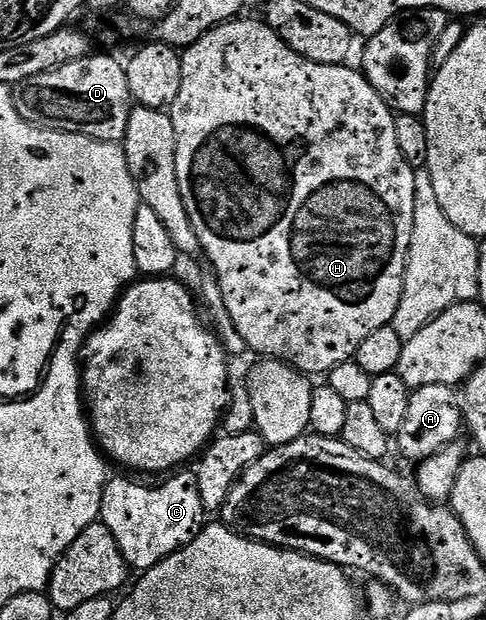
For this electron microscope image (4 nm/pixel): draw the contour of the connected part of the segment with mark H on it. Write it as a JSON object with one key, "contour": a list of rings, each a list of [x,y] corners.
{"contour":[[[238,17],[228,23],[221,23],[215,29],[211,29],[199,41],[195,41],[190,47],[184,48],[181,64],[183,65],[183,85],[179,85],[179,97],[175,97],[171,114],[175,125],[175,141],[177,142],[177,172],[179,173],[179,193],[183,193],[183,205],[187,205],[187,217],[191,217],[191,225],[199,237],[199,245],[204,258],[209,258],[209,263],[213,266],[212,274],[217,283],[221,286],[223,301],[227,305],[227,313],[231,313],[231,321],[235,321],[235,329],[243,337],[246,348],[250,352],[254,351],[257,357],[266,359],[278,359],[281,363],[286,363],[288,367],[293,367],[306,377],[313,375],[324,376],[326,373],[335,370],[339,364],[348,363],[356,356],[359,345],[375,329],[383,329],[390,326],[395,317],[395,309],[399,309],[399,301],[403,293],[405,284],[405,266],[409,260],[409,246],[411,245],[411,233],[413,232],[413,222],[415,221],[415,177],[417,171],[403,157],[399,149],[399,140],[396,136],[395,113],[375,93],[375,89],[365,80],[364,74],[352,66],[336,63],[335,65],[319,65],[315,61],[307,61],[299,53],[295,53],[284,43],[279,36],[273,32],[268,23],[257,19],[245,19]]]}

